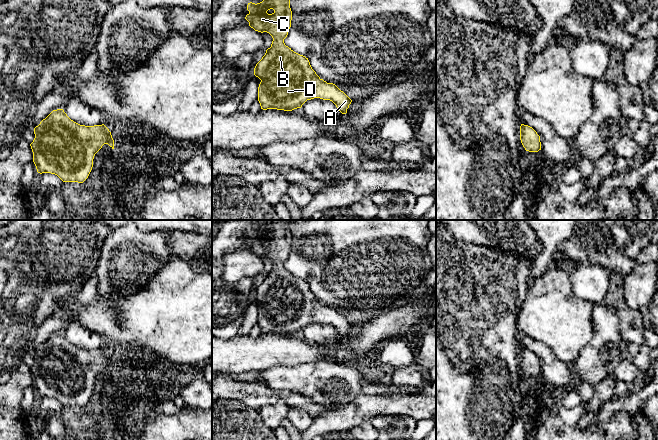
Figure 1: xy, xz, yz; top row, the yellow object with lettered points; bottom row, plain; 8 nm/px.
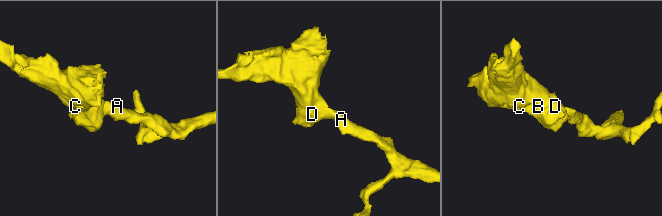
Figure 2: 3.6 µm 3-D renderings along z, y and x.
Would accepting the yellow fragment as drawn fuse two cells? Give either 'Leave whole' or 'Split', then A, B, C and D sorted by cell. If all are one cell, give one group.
Leave whole. Groups: A B C D

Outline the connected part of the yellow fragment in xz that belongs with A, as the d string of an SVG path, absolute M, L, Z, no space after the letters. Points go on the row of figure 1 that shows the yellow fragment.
M263 0L257 4L250 2L247 10L249 13L245 19L249 22L249 26L255 31L267 32L273 38L271 47L266 50L265 55L254 68L254 75L261 80L258 87L261 109L292 111L301 108L307 100L320 98L332 101L338 111L346 114L352 100L335 84L321 79L312 69L308 58L294 52L284 43L292 20L290 0Z

